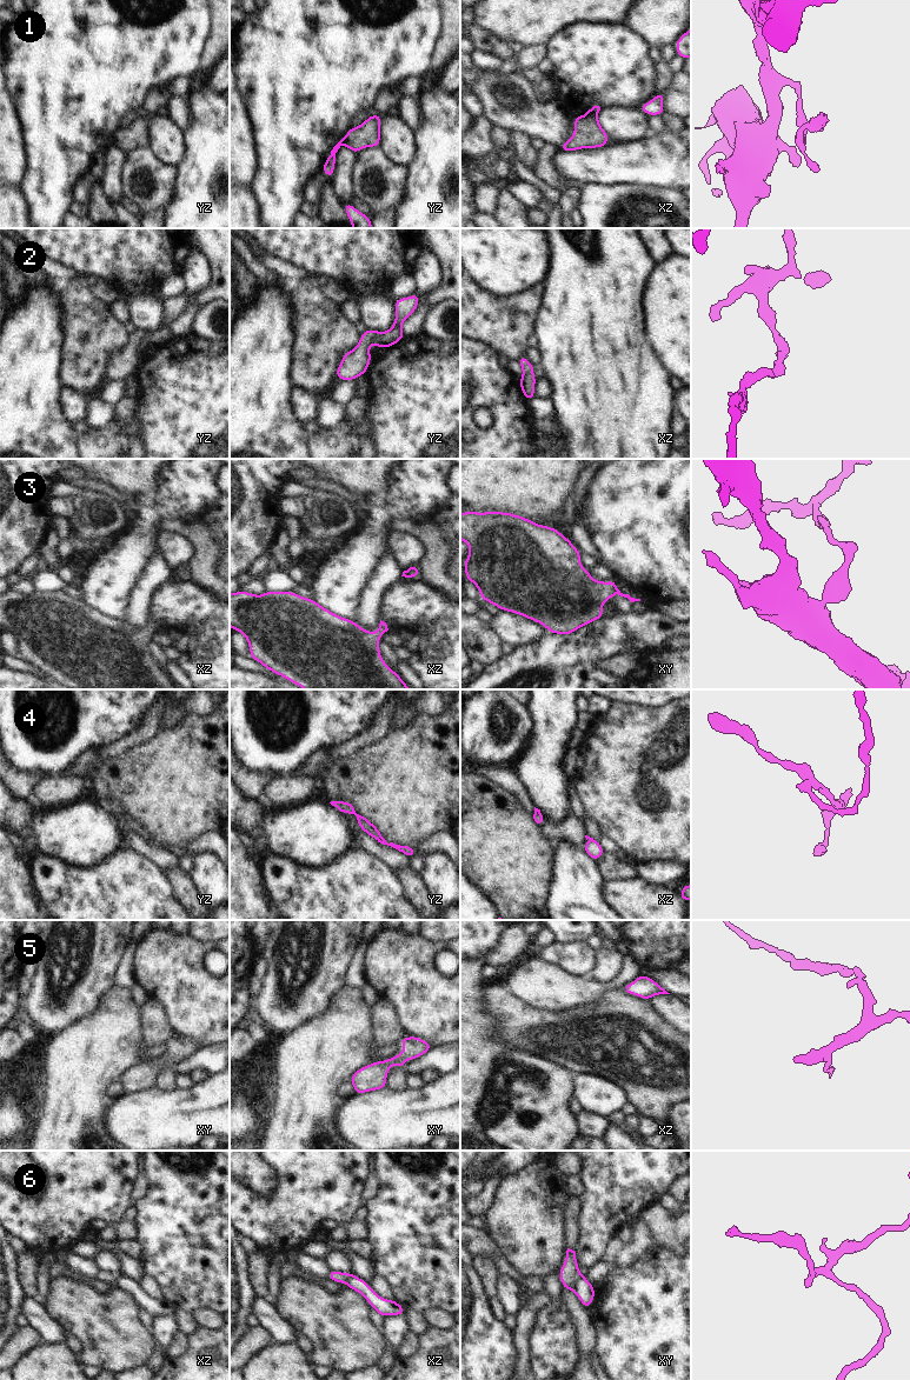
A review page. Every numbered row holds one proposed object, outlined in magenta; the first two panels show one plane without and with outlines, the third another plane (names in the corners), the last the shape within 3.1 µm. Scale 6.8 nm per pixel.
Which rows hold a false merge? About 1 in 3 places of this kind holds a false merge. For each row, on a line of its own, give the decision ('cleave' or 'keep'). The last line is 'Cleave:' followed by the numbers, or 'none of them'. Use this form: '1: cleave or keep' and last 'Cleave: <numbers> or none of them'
1: cleave
2: keep
3: keep
4: keep
5: keep
6: cleave
Cleave: 1, 6

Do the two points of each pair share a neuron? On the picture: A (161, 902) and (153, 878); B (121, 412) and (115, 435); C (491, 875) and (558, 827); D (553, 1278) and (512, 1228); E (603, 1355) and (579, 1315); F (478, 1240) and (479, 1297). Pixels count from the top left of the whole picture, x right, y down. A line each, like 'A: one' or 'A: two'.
A: one
B: one
C: two
D: two
E: two
F: two

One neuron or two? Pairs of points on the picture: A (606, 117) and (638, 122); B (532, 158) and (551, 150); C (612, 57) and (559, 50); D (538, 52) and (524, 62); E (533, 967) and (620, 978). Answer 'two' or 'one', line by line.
A: one
B: two
C: one
D: one
E: one

